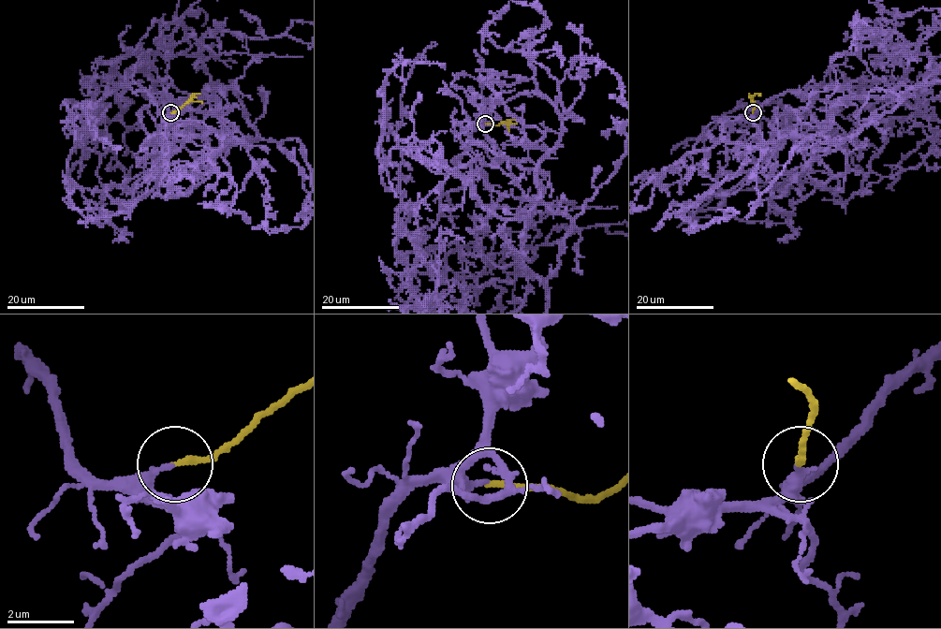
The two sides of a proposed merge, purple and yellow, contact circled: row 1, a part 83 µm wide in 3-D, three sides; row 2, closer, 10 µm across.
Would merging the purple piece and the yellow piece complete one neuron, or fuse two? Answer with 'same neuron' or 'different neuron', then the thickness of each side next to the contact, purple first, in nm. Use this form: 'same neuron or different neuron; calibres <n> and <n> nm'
same neuron; calibres 240 and 180 nm

